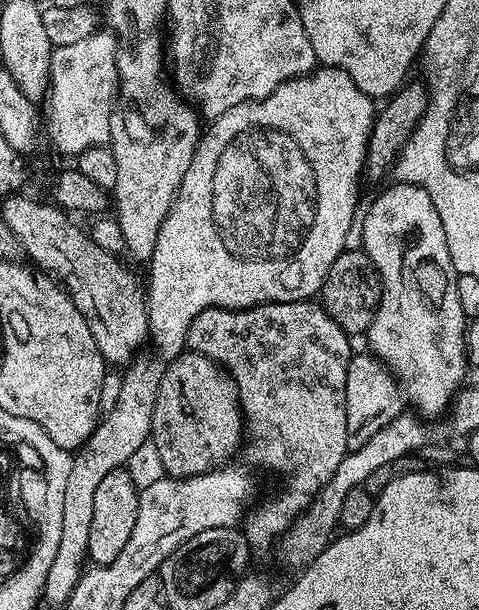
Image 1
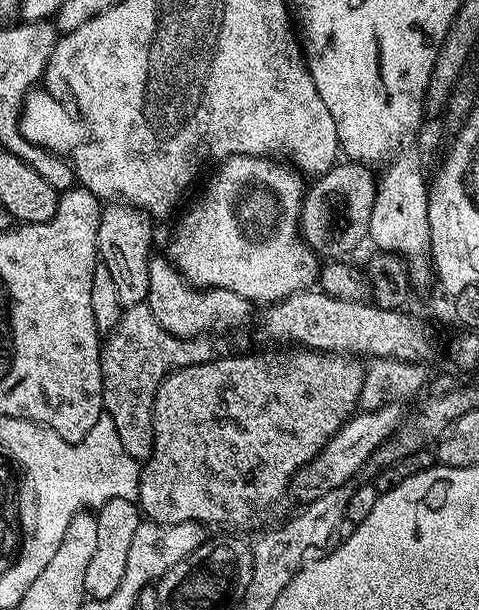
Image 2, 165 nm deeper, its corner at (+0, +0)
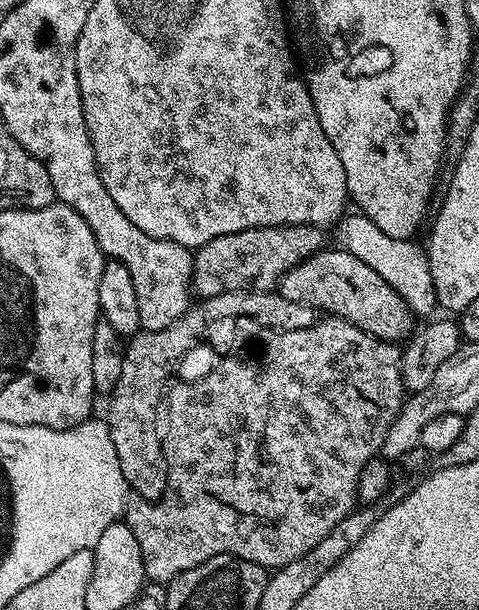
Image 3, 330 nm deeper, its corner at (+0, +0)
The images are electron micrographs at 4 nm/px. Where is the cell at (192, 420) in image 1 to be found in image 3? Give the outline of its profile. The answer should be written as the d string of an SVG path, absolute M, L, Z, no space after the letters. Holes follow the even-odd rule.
M325 315L302 330L268 330L263 335L253 346L252 352L245 356L232 356L229 360L222 361L217 368L210 369L201 380L192 380L189 384L173 383L167 389L168 429L163 429L162 443L168 471L168 489L155 502L144 500L135 494L129 495L122 517L123 523L134 530L134 538L138 538L144 575L149 581L173 580L178 574L222 554L254 562L266 570L281 568L294 562L294 558L302 558L306 550L318 546L318 542L322 542L322 538L326 538L326 534L330 534L330 530L334 530L334 526L338 526L338 522L342 522L342 518L346 518L357 507L358 474L362 474L362 466L366 466L366 462L373 460L383 449L386 434L398 418L400 407L406 399L404 375L400 369L401 349L391 340L379 340L366 334L366 330L346 322L341 316Z

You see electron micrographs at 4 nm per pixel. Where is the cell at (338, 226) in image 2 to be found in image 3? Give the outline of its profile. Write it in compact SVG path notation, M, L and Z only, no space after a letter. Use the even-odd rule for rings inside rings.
M286 224L283 228L247 228L222 238L210 238L195 249L192 258L192 286L200 298L227 292L271 292L294 266L325 247L325 229L307 224Z

